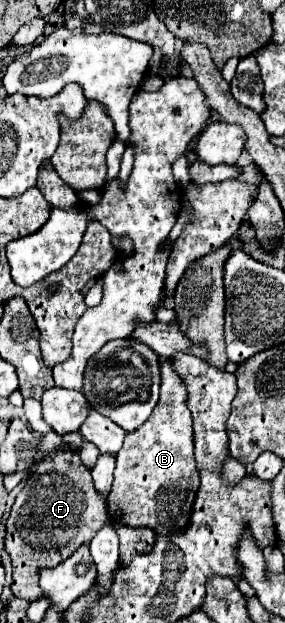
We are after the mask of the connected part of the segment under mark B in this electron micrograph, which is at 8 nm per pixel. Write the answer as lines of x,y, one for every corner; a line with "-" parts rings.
160,360
160,400
150,418
140,428
126,434
124,446
116,458
114,484
106,498
110,520
126,526
148,526
156,534
180,532
180,528
188,524
188,510
192,508
192,500
200,486
192,452
192,418
186,406
184,384
176,380
170,360

